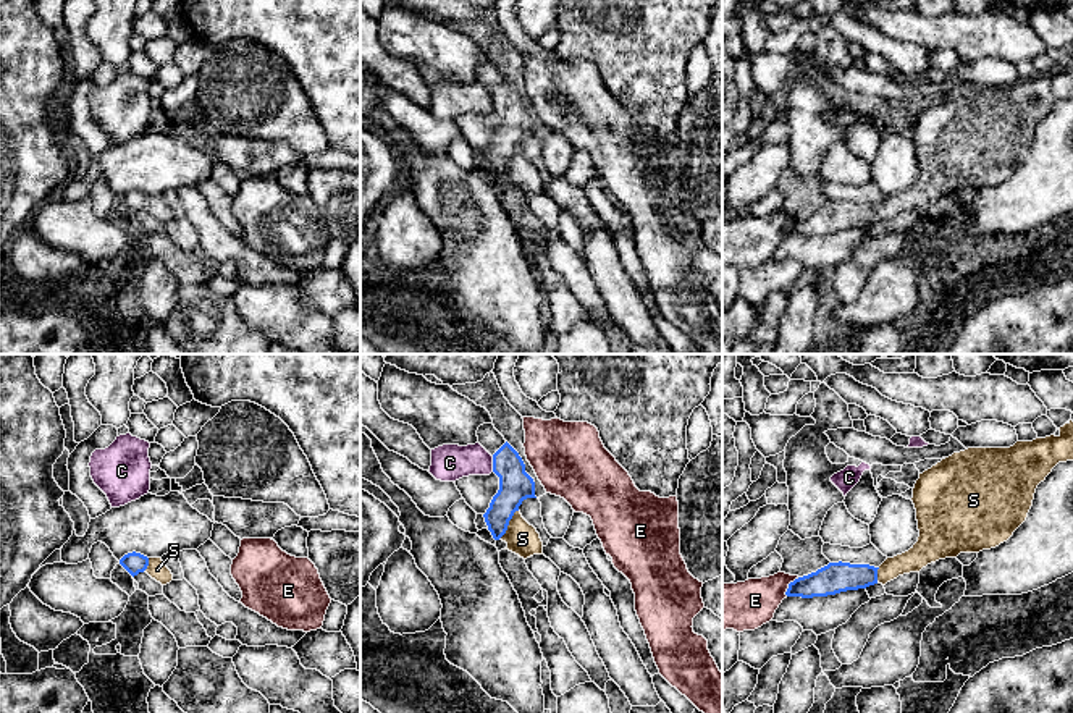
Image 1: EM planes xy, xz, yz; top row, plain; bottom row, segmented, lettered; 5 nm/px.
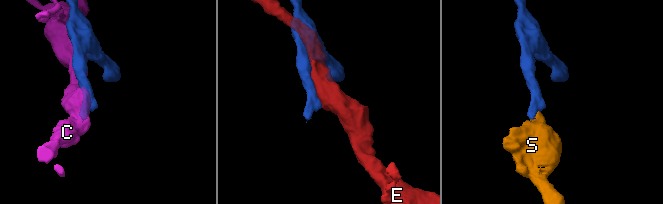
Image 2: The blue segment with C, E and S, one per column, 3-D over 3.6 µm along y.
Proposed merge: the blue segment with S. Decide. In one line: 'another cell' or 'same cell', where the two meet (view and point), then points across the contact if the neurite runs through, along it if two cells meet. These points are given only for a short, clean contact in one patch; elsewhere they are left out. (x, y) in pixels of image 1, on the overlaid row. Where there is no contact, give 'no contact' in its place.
same cell; meets blue in xz at (508, 524); runs through xz (516, 485), (508, 498), (508, 524), (522, 539)

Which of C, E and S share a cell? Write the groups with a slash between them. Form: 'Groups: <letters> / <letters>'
Groups: C / E / S

